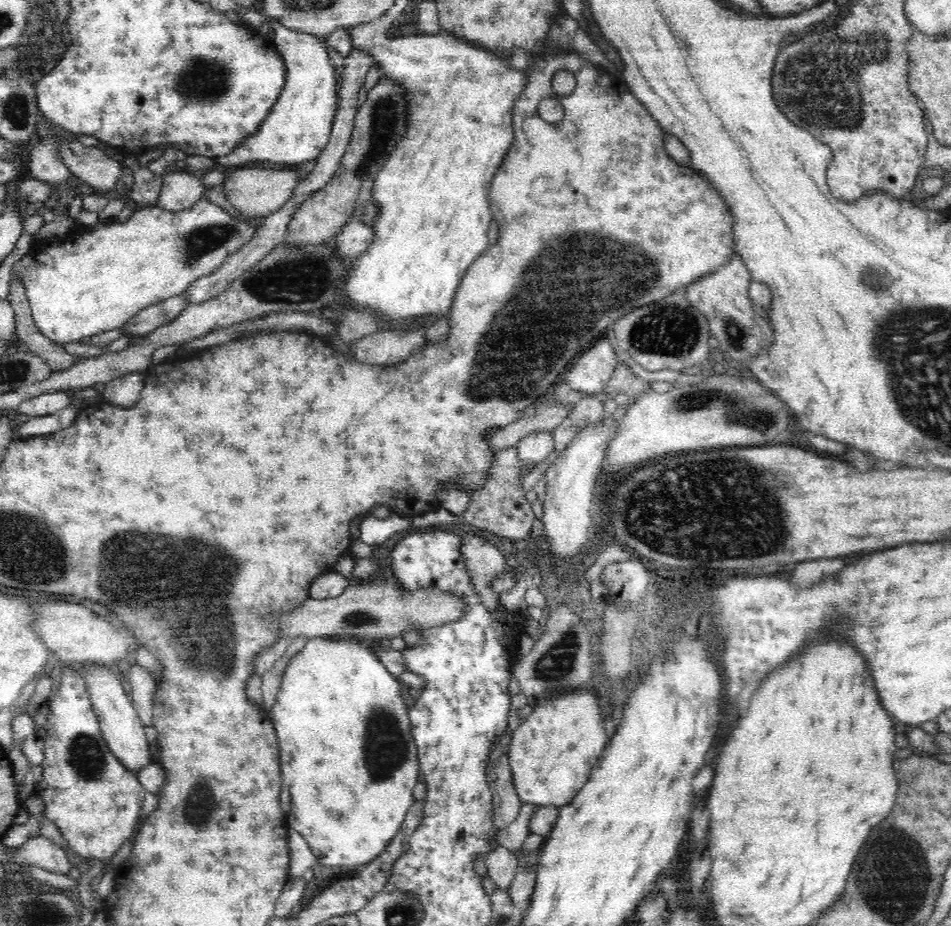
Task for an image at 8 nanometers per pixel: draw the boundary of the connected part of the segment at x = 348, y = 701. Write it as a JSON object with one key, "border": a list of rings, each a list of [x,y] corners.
{"border":[[[316,637],[309,639],[307,645],[287,664],[276,704],[268,712],[280,745],[282,782],[288,784],[288,790],[292,794],[292,810],[286,814],[288,828],[296,830],[308,842],[322,865],[328,868],[339,868],[342,876],[349,876],[356,870],[366,867],[371,860],[391,846],[392,840],[401,832],[404,818],[415,801],[413,790],[421,779],[420,766],[416,743],[410,733],[410,723],[406,715],[408,708],[400,695],[403,689],[403,684],[388,672],[368,642],[348,638]]]}

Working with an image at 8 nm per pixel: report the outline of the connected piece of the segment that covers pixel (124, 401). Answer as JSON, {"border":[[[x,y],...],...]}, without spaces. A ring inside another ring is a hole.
{"border":[[[130,373],[107,382],[101,396],[106,402],[127,409],[140,400],[144,387],[145,375]]]}

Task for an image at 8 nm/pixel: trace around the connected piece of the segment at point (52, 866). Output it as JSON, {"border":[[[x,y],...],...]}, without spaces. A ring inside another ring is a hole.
{"border":[[[40,832],[17,848],[15,860],[46,868],[50,872],[60,872],[60,874],[66,874],[73,868],[64,848],[45,838]]]}

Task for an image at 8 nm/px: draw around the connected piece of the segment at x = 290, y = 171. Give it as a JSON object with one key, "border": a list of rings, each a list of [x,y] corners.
{"border":[[[292,165],[286,168],[259,168],[248,167],[229,173],[225,178],[223,185],[225,186],[225,196],[228,201],[241,214],[248,216],[268,216],[282,208],[293,195],[293,190],[298,183],[304,179],[300,178],[302,171],[295,171]]]}

